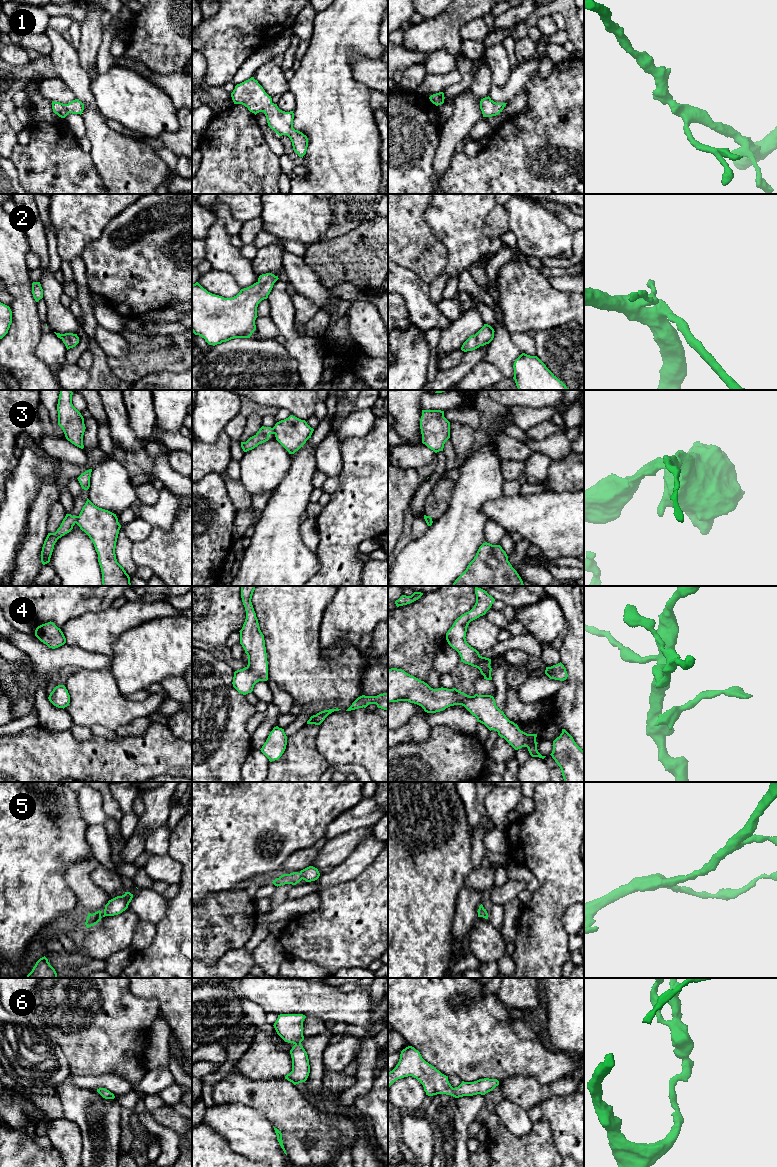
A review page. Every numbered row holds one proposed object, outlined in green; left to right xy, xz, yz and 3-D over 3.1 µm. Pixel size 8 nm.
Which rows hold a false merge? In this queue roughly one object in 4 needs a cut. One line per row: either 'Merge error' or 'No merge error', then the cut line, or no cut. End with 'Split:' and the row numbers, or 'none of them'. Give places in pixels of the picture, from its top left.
1: No merge error. No split
2: No merge error. No split
3: Merge error. Split along xy (78, 516), (75, 522)
4: No merge error. No split
5: No merge error. No split
6: No merge error. No split
Split: 3

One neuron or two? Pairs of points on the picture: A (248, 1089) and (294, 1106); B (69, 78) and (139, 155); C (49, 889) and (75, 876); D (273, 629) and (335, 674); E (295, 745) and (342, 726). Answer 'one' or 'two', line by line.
A: one
B: one
C: two
D: one
E: two

